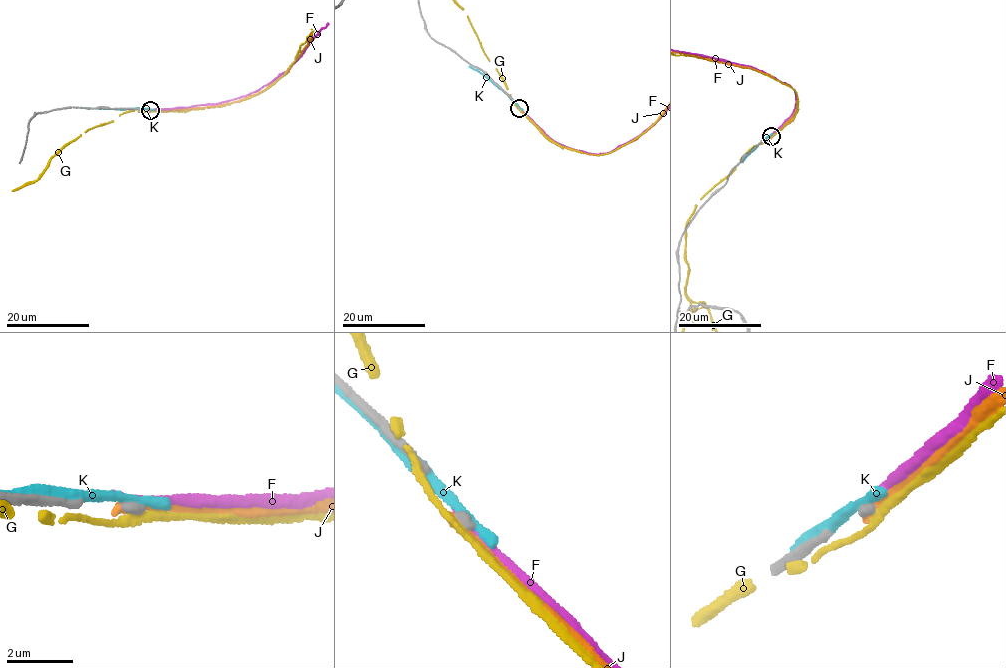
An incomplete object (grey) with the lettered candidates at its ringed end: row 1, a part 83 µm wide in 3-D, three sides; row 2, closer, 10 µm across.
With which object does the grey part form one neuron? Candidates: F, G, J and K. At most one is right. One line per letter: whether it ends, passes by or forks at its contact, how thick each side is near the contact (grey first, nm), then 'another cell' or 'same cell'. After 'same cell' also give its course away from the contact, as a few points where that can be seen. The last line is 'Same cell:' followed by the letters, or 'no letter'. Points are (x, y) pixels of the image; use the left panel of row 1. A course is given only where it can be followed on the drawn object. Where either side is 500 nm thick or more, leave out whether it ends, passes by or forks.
F: it ends; calibres 280 and 260 nm; another cell
G: it passes by; calibres 280 and 220 nm; another cell
J: it ends; calibres 280 and 320 nm; another cell
K: it ends; calibres 280 and 320 nm; another cell
Same cell: no letter

